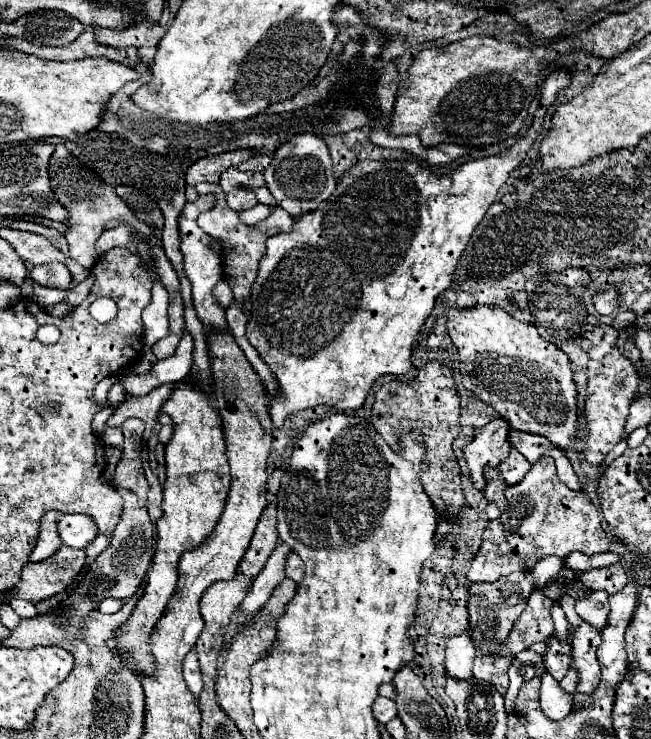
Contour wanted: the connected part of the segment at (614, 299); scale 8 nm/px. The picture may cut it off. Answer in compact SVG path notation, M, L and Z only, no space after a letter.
M608 289L604 293L594 295L594 307L600 315L610 315L616 307L618 307L618 291L616 289Z

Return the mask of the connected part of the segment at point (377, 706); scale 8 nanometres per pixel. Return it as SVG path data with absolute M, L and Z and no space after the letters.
M378 697L376 703L372 705L374 709L374 715L380 723L388 723L392 717L396 717L396 705L392 699L386 699L386 697Z

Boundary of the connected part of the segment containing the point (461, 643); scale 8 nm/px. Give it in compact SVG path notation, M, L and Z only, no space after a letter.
M462 633L448 641L446 645L446 671L452 679L468 681L472 679L472 663L476 657L476 647L470 635Z

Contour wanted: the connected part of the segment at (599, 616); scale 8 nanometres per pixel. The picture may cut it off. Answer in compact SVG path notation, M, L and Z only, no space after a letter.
M590 593L584 599L578 599L575 611L592 627L604 629L604 625L608 625L608 611L610 611L608 593Z

